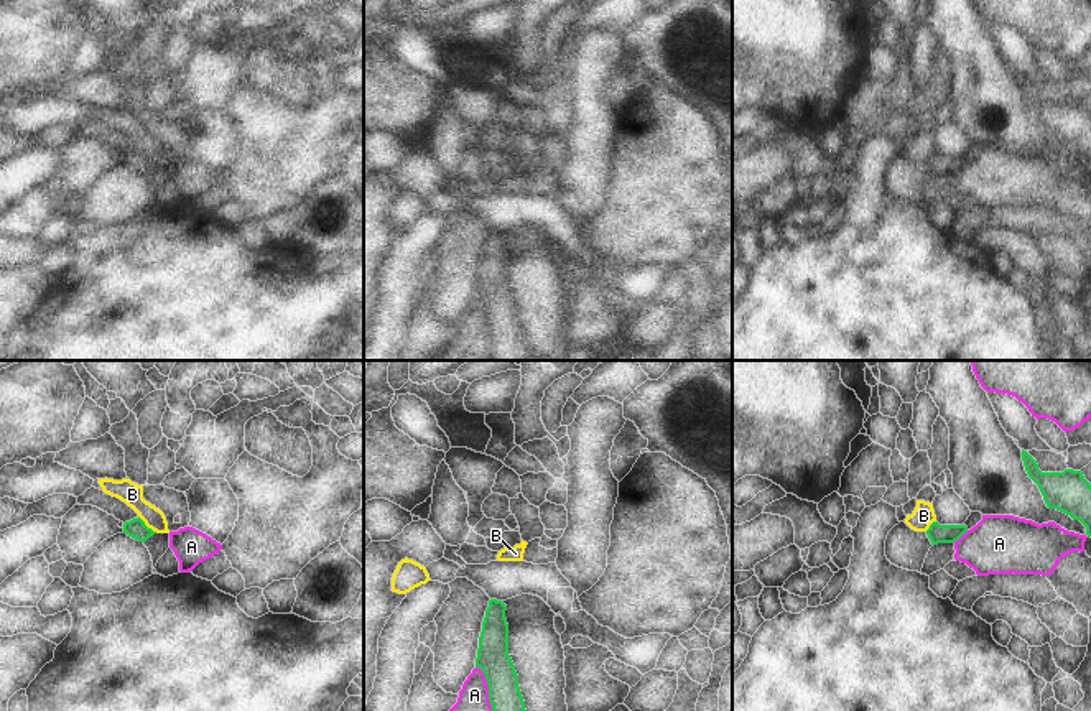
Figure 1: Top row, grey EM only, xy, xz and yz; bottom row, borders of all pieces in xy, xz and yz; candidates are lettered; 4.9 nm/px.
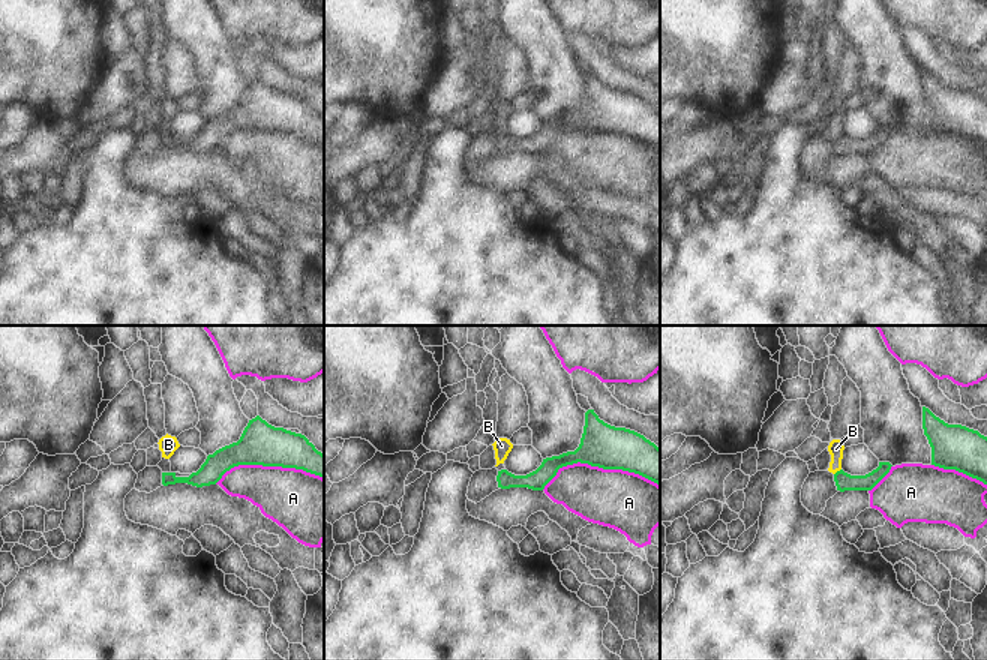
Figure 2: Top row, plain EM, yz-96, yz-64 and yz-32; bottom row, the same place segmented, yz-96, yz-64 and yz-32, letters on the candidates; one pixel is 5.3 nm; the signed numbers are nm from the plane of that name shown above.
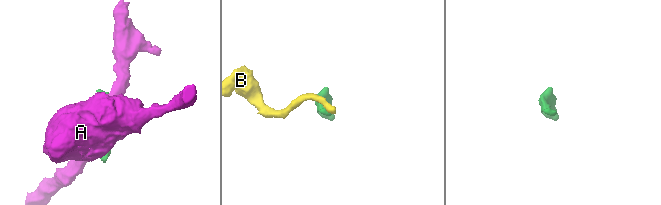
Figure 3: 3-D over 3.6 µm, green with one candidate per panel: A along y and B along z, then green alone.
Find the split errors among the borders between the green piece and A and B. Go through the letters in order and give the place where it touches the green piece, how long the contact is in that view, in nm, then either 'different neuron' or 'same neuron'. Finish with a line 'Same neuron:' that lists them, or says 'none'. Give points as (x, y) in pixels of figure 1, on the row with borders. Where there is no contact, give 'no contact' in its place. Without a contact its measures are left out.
A: contact xz (489, 688); length 240 nm; different neuron
B: contact xy (145, 525); length 130 nm; different neuron
Same neuron: none

